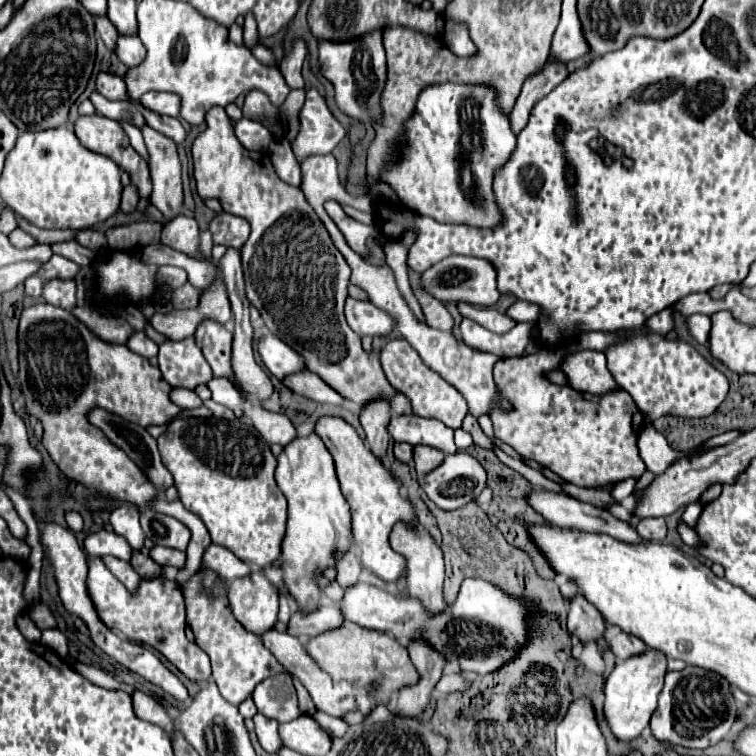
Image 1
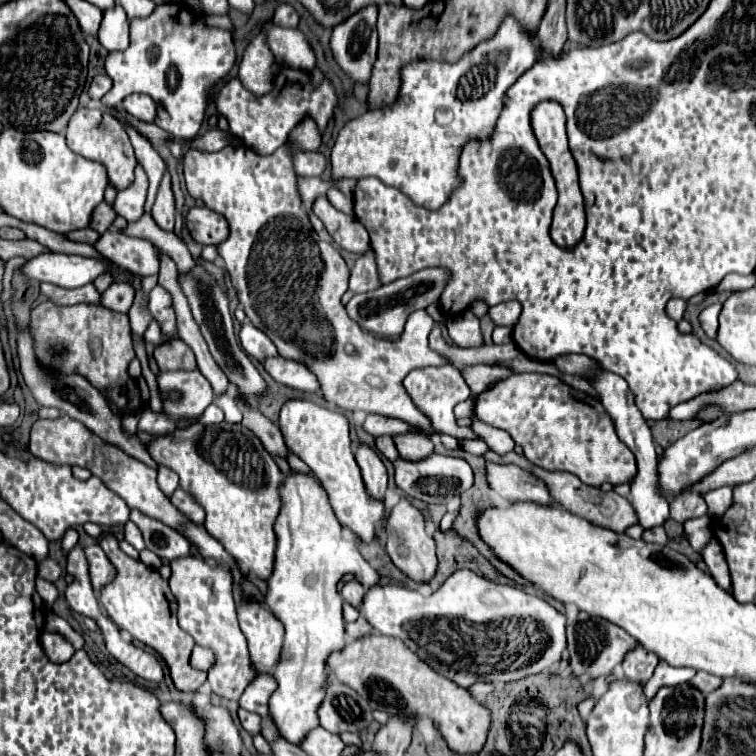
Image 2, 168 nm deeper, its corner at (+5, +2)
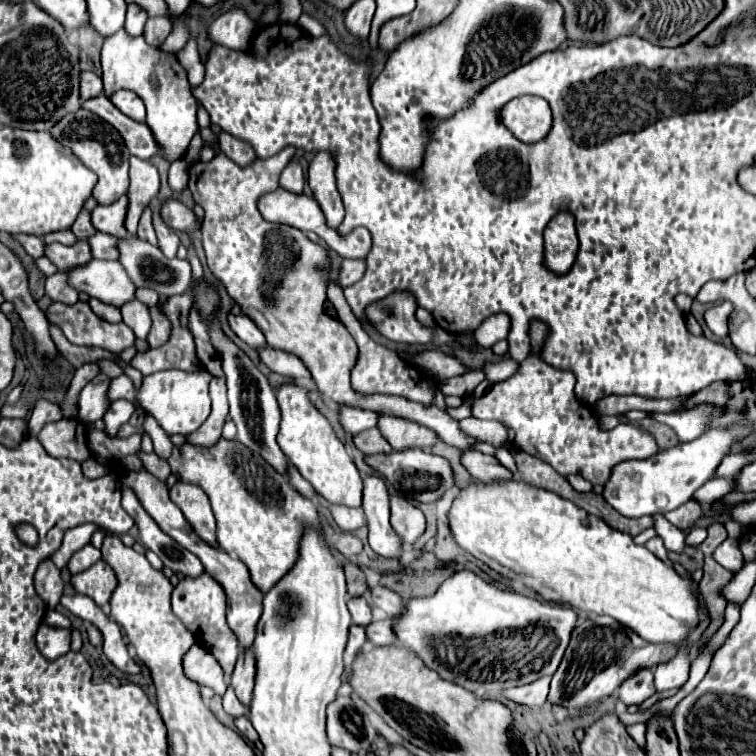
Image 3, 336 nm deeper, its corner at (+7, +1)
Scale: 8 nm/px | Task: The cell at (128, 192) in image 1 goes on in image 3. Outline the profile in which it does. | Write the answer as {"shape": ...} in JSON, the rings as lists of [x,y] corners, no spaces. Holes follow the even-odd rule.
{"shape":[[[82,210],[70,230],[78,236],[78,240],[88,240],[92,234],[96,234],[96,228],[92,226],[92,220],[90,220],[90,212]]]}

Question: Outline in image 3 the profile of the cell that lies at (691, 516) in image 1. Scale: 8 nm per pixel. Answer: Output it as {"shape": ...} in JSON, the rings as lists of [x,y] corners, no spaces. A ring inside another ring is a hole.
{"shape":[[[728,537],[714,551],[714,560],[730,572],[740,570],[740,566],[744,566],[744,560],[742,560],[742,552],[738,548],[738,539]]]}

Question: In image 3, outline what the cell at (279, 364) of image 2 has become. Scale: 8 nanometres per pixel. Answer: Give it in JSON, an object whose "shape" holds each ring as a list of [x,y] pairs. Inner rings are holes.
{"shape":[[[270,346],[260,350],[260,358],[262,362],[276,374],[288,376],[288,378],[306,378],[310,380],[312,374],[310,370],[304,366],[304,362],[300,362],[300,358],[296,358],[294,354],[286,354],[284,350],[274,350]]]}

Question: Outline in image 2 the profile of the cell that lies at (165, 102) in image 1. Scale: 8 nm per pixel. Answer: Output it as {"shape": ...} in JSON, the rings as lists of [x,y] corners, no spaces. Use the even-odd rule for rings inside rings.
{"shape":[[[134,93],[134,95],[126,97],[122,101],[122,105],[132,117],[136,117],[140,121],[146,121],[146,123],[154,121],[154,101],[150,101],[150,97]]]}

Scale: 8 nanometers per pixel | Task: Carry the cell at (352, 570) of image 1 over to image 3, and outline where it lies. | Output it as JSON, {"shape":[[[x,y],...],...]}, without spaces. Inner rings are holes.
{"shape":[[[356,596],[348,600],[348,610],[352,614],[352,620],[360,626],[368,626],[372,622],[372,614],[370,614],[370,606],[366,602],[364,596]]]}

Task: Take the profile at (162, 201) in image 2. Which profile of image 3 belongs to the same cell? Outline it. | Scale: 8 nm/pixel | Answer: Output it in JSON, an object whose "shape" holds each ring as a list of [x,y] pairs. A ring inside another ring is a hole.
{"shape":[[[158,204],[158,206],[154,206],[154,208],[152,208],[154,230],[156,230],[156,236],[158,236],[160,250],[162,250],[168,258],[174,258],[174,256],[176,256],[176,250],[178,250],[180,240],[178,240],[176,232],[174,232],[170,226],[166,226],[166,222],[160,218],[160,206],[162,206],[162,204]]]}

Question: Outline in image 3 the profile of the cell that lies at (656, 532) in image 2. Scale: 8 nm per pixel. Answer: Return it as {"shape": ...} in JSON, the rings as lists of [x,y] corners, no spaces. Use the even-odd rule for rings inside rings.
{"shape":[[[654,536],[654,538],[650,538],[646,544],[644,544],[652,554],[656,554],[658,558],[662,558],[664,562],[668,560],[668,552],[666,552],[666,548],[664,548],[664,542],[660,542],[660,536]]]}

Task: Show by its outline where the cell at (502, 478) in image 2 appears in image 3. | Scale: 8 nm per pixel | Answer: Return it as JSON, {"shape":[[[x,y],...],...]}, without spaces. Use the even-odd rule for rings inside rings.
{"shape":[[[464,450],[462,454],[462,464],[466,470],[478,480],[478,482],[504,482],[504,480],[514,480],[512,472],[508,472],[494,456],[480,454],[476,450]]]}

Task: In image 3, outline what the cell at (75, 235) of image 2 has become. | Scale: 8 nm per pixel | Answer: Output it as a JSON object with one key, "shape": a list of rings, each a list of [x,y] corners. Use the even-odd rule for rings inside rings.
{"shape":[[[62,230],[62,232],[53,232],[44,236],[46,244],[60,243],[64,246],[74,246],[78,242],[78,238],[72,234],[72,230]]]}

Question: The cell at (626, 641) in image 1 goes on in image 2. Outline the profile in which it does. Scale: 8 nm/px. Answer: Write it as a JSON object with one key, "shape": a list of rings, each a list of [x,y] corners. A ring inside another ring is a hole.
{"shape":[[[636,647],[630,653],[626,653],[622,669],[624,669],[624,677],[636,683],[646,683],[654,669],[658,665],[658,657],[650,651],[646,651],[644,647]]]}

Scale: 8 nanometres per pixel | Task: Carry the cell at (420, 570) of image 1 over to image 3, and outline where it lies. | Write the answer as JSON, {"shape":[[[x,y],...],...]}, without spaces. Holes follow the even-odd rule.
{"shape":[[[402,496],[390,498],[390,524],[402,544],[414,544],[426,530],[424,514]]]}

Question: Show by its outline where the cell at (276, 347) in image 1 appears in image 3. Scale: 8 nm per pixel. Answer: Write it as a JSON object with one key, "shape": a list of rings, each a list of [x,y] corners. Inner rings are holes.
{"shape":[[[238,314],[238,316],[228,316],[228,324],[230,324],[230,328],[234,330],[234,334],[240,338],[240,340],[244,340],[248,346],[252,346],[252,348],[256,348],[256,350],[260,350],[260,348],[264,348],[266,346],[266,338],[264,338],[264,334],[256,328],[256,324],[248,318],[248,316],[244,316],[244,314]]]}

